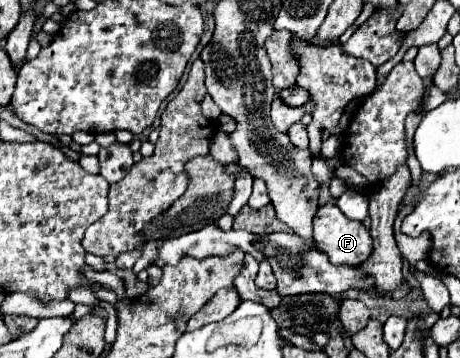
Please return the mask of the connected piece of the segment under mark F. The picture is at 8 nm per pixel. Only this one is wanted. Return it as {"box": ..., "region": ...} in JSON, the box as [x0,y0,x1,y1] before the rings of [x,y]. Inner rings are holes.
{"box":[313,204,373,266],"region":[[[335,204],[319,206],[313,218],[313,240],[319,246],[319,250],[323,250],[329,256],[331,264],[349,264],[349,266],[363,264],[363,260],[371,256],[371,248],[373,248],[369,230],[361,222],[349,220]]]}

